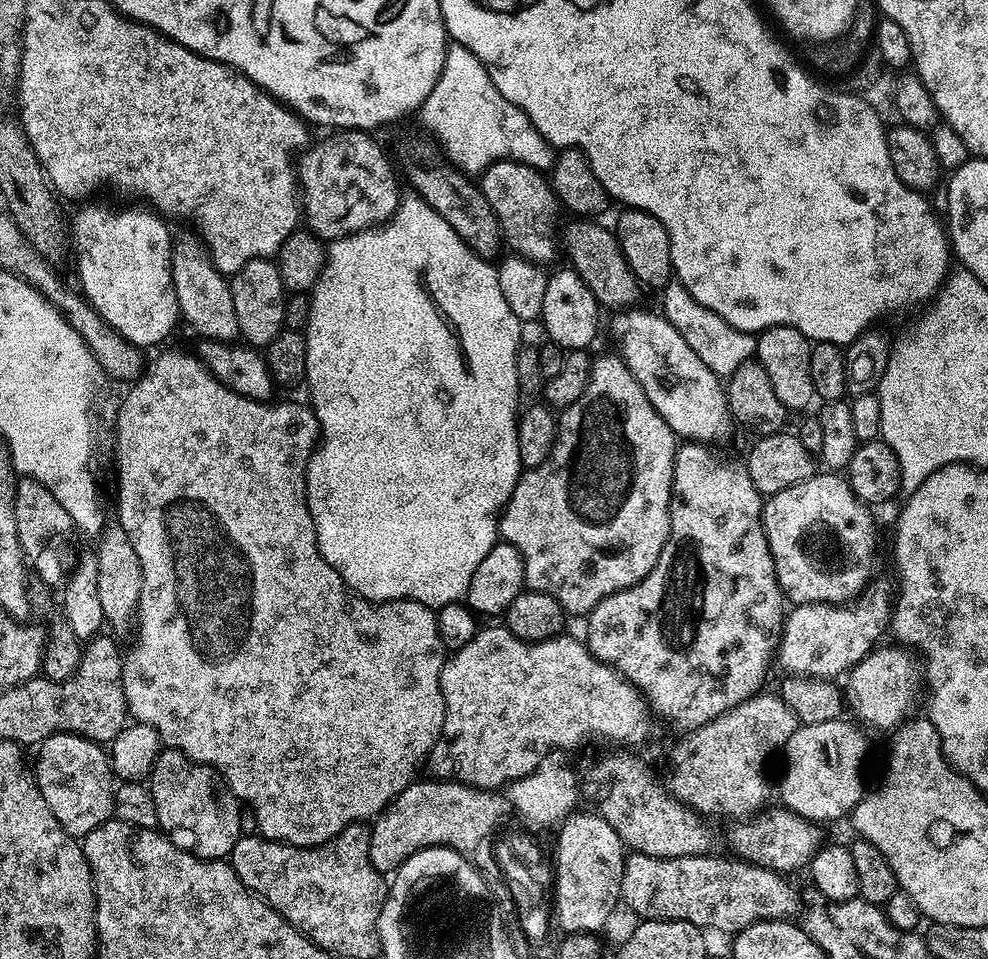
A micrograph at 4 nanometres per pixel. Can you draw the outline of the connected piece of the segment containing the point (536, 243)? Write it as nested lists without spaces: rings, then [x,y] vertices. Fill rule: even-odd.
[[[499,160],[482,173],[478,187],[498,218],[505,245],[517,256],[525,256],[538,265],[548,266],[556,256],[556,248],[558,252],[556,211],[561,211],[562,205],[545,173],[516,160]]]

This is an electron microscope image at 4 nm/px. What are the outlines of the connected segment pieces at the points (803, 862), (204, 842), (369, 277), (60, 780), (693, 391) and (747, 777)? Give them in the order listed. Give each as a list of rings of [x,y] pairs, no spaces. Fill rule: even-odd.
[[[777,806],[769,816],[764,815],[757,815],[751,822],[741,823],[744,824],[741,828],[733,830],[732,848],[736,851],[733,853],[747,864],[757,864],[759,868],[768,868],[781,874],[796,872],[799,868],[807,869],[812,863],[812,857],[822,847],[820,832],[816,829],[819,827],[783,806]],[[752,822],[753,824],[748,824]]]
[[[161,751],[156,757],[156,763],[150,773],[150,787],[158,814],[159,831],[167,836],[171,844],[199,856],[202,860],[224,860],[231,853],[242,835],[242,829],[240,829],[241,805],[211,766],[199,764],[180,752]]]
[[[419,194],[405,195],[396,207],[395,214],[389,220],[384,221],[379,226],[365,228],[363,232],[353,232],[350,236],[341,236],[340,239],[331,241],[326,248],[326,259],[324,269],[318,278],[310,293],[309,314],[306,327],[303,329],[304,341],[306,342],[306,389],[308,388],[307,399],[310,401],[310,407],[316,413],[316,421],[320,424],[320,441],[318,447],[313,451],[308,459],[308,477],[306,486],[308,487],[308,509],[314,518],[314,530],[316,531],[316,541],[318,550],[322,558],[344,580],[345,584],[352,589],[358,596],[373,602],[383,602],[386,600],[417,600],[426,607],[439,610],[445,608],[448,604],[455,604],[463,601],[468,594],[470,578],[474,578],[474,570],[478,570],[478,562],[490,554],[490,550],[498,543],[498,525],[504,507],[508,505],[508,499],[512,496],[514,486],[520,480],[522,469],[520,466],[520,455],[518,454],[518,430],[516,422],[518,419],[518,401],[520,400],[520,391],[518,390],[518,374],[516,373],[516,353],[522,347],[520,341],[520,328],[522,321],[506,306],[506,298],[502,298],[502,286],[498,282],[496,273],[497,265],[491,260],[483,260],[470,246],[466,246],[458,238],[458,234],[439,214],[422,199]]]
[[[59,732],[39,745],[40,757],[34,760],[34,775],[50,814],[58,818],[65,832],[71,836],[88,836],[100,824],[113,819],[114,775],[110,756],[95,740],[76,736],[72,732]]]
[[[624,310],[619,313],[616,324],[624,335],[624,352],[622,359],[624,365],[630,370],[630,374],[636,376],[636,381],[642,386],[646,398],[662,414],[662,418],[670,426],[670,430],[676,433],[677,437],[688,442],[712,442],[708,440],[724,440],[734,429],[734,421],[728,409],[728,397],[725,385],[721,377],[708,369],[706,362],[686,346],[686,338],[670,326],[670,322],[659,311],[636,312],[637,310]]]
[[[757,694],[746,703],[739,704],[726,714],[710,721],[706,726],[693,729],[687,735],[689,737],[673,750],[672,780],[670,779],[670,791],[673,796],[678,797],[688,807],[695,808],[705,817],[748,818],[763,809],[760,807],[768,800],[768,780],[764,777],[764,767],[775,756],[777,759],[783,753],[785,746],[790,742],[790,734],[794,734],[798,726],[794,710],[790,710],[790,706],[786,706],[786,702],[781,700],[779,695],[764,695]]]

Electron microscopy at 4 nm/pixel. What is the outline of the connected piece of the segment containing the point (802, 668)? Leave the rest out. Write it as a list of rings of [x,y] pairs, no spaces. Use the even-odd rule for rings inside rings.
[[[861,599],[859,602],[853,603],[851,606],[837,606],[834,604],[797,604],[787,613],[784,621],[784,635],[782,637],[782,643],[778,649],[779,655],[784,655],[784,664],[788,667],[788,670],[795,670],[800,674],[807,674],[809,676],[815,676],[817,678],[836,678],[836,675],[847,673],[851,668],[854,667],[859,660],[863,660],[869,652],[873,651],[877,647],[879,638],[883,632],[887,633],[890,628],[890,604],[884,600],[864,600]]]

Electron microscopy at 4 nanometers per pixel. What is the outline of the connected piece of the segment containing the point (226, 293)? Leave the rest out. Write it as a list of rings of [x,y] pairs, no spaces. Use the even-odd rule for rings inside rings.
[[[177,239],[173,243],[172,281],[176,291],[176,305],[180,308],[183,323],[188,323],[197,332],[197,337],[225,342],[236,342],[241,339],[241,334],[238,330],[238,318],[234,315],[234,298],[232,297],[231,283],[226,279],[225,273],[219,272],[212,265],[212,257],[208,255],[208,249],[204,247],[199,239]]]

